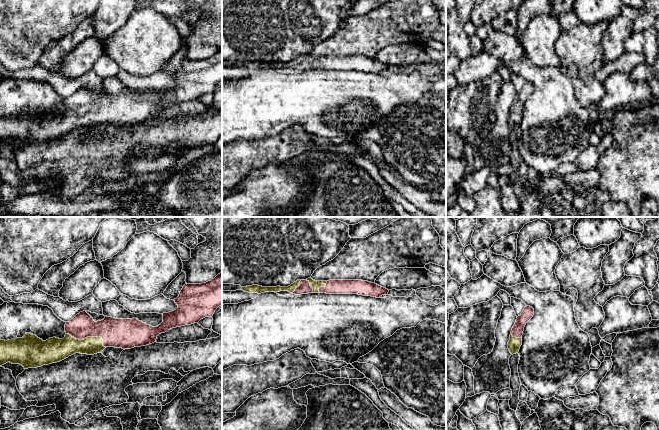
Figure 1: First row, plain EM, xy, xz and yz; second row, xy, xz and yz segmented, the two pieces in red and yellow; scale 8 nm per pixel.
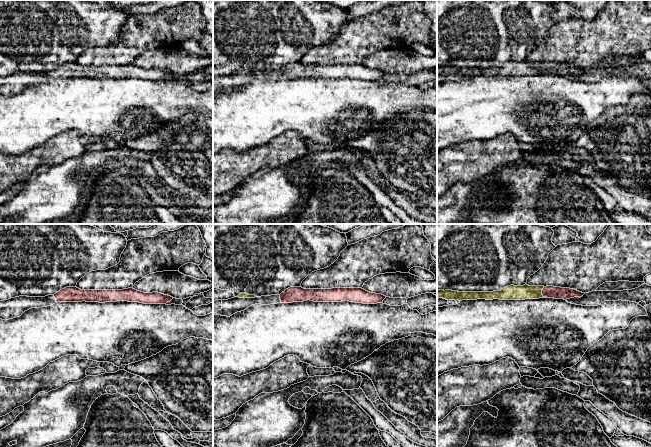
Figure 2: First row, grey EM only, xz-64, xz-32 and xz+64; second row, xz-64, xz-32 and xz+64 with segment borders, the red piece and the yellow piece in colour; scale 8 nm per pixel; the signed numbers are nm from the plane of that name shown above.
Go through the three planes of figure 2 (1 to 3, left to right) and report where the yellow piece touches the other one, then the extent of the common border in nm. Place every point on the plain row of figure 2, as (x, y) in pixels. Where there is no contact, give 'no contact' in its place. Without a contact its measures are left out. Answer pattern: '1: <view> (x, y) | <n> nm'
1: no contact
2: no contact
3: xz+64 (542, 69) | 90 nm

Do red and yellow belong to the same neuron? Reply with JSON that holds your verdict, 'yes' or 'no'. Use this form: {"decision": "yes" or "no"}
{"decision": "yes"}

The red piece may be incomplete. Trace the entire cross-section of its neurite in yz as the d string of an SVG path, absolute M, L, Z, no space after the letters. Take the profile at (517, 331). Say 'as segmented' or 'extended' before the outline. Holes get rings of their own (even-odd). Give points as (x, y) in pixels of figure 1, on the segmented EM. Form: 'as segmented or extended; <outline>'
extended; M526 305L521 315L517 317L508 342L508 349L512 355L519 352L520 346L522 345L524 327L533 315L534 309Z

